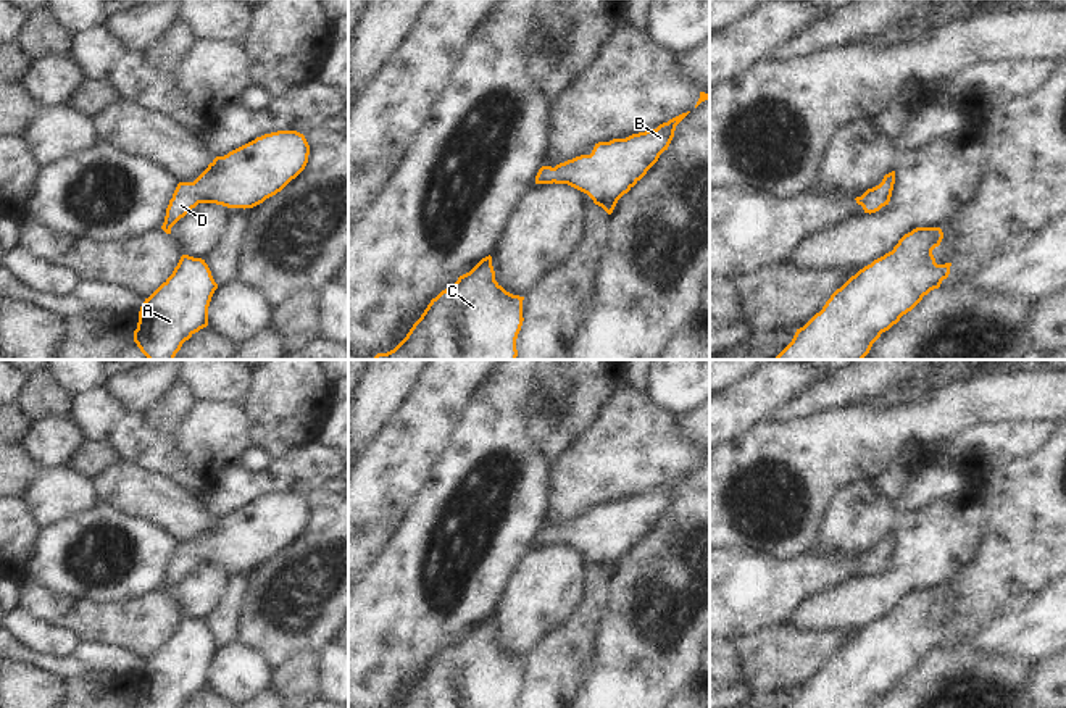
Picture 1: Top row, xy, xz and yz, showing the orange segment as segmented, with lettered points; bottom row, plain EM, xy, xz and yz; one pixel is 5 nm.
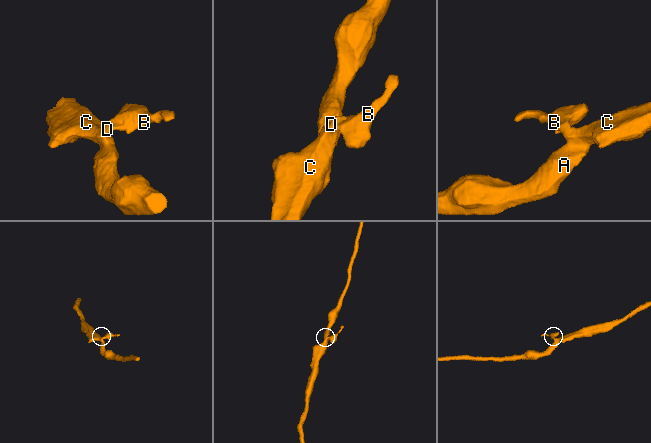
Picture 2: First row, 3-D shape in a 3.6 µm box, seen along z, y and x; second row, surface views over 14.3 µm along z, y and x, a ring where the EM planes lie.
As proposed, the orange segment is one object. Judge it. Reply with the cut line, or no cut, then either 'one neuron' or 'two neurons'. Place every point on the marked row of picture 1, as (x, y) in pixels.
cut none; one neuron

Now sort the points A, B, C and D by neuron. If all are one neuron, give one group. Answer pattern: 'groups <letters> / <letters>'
groups A B C D

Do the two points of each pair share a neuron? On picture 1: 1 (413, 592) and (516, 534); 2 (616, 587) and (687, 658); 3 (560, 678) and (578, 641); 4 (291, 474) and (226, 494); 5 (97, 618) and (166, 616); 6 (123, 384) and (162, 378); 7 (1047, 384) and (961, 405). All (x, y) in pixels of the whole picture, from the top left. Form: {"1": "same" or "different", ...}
{"1": "same", "2": "same", "3": "same", "4": "same", "5": "same", "6": "same", "7": "same"}

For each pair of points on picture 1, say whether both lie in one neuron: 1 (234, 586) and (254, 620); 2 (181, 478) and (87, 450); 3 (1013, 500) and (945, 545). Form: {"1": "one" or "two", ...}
{"1": "two", "2": "two", "3": "two"}

